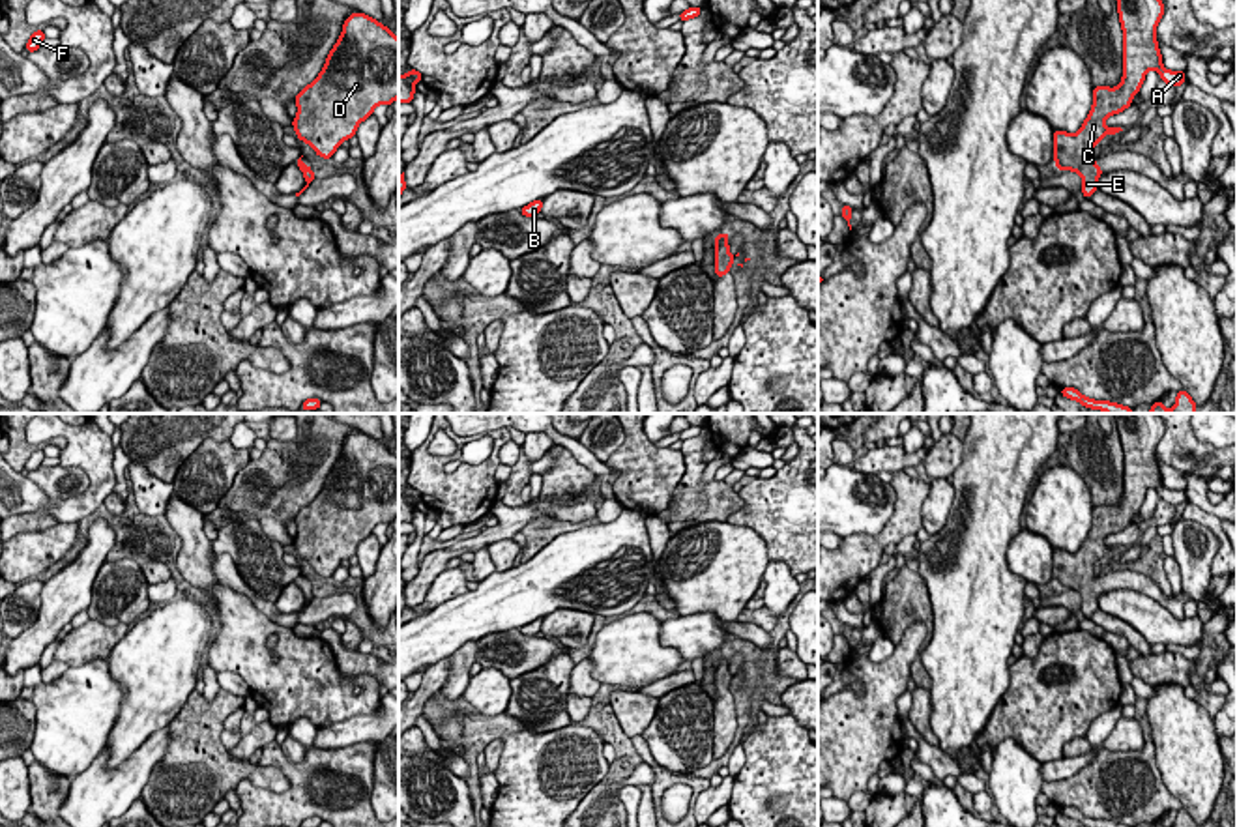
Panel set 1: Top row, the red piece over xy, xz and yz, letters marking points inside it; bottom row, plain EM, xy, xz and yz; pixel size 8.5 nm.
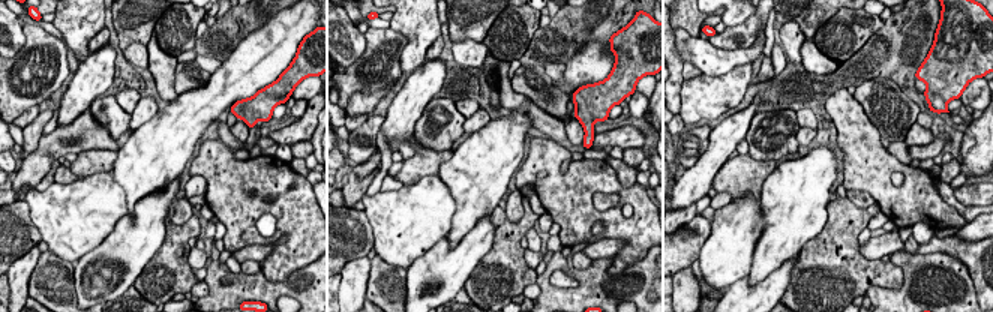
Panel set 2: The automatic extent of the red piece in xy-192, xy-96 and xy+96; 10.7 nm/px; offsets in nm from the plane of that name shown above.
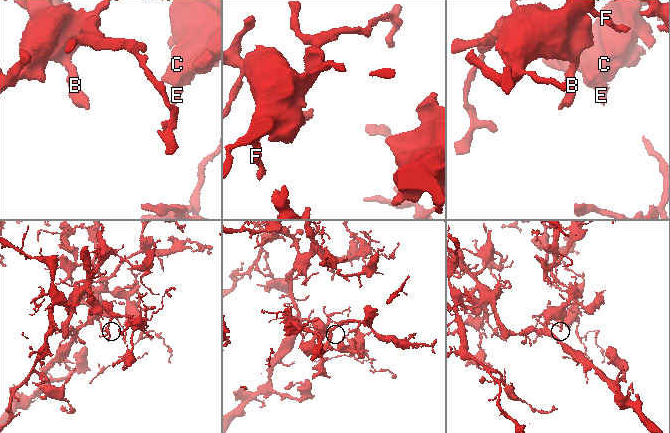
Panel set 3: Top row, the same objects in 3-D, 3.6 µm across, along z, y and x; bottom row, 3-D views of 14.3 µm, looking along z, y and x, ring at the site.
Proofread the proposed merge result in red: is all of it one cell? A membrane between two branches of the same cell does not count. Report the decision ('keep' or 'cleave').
keep

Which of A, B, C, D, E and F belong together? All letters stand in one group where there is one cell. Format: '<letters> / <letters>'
A B C D E F

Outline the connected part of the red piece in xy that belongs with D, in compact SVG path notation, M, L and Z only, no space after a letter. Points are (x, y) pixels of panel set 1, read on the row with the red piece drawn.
M352 13L314 82L296 95L298 138L329 159L378 105L399 99L399 37L365 13Z

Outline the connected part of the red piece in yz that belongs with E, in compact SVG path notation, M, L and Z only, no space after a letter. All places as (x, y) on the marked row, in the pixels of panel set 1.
M1117 0L1123 28L1123 79L1117 88L1093 88L1093 107L1080 131L1070 135L1054 131L1054 161L1059 170L1072 170L1082 176L1085 198L1099 189L1097 181L1102 168L1095 163L1095 144L1108 133L1117 135L1121 127L1106 127L1104 120L1130 107L1140 92L1145 73L1157 69L1170 86L1185 82L1185 71L1170 71L1162 65L1157 43L1157 24L1164 15L1160 0Z

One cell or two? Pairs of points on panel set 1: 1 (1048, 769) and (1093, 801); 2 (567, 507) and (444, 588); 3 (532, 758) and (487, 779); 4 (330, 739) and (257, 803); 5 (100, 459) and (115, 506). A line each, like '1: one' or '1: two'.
1: two
2: two
3: two
4: two
5: two

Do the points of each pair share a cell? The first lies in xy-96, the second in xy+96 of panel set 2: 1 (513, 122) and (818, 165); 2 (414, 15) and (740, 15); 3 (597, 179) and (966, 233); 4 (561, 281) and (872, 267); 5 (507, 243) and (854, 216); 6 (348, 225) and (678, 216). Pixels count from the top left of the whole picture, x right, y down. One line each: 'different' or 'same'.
1: same
2: same
3: different
4: same
5: same
6: different

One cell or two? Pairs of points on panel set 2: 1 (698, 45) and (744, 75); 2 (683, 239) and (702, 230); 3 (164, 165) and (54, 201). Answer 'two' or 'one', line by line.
1: two
2: one
3: two

